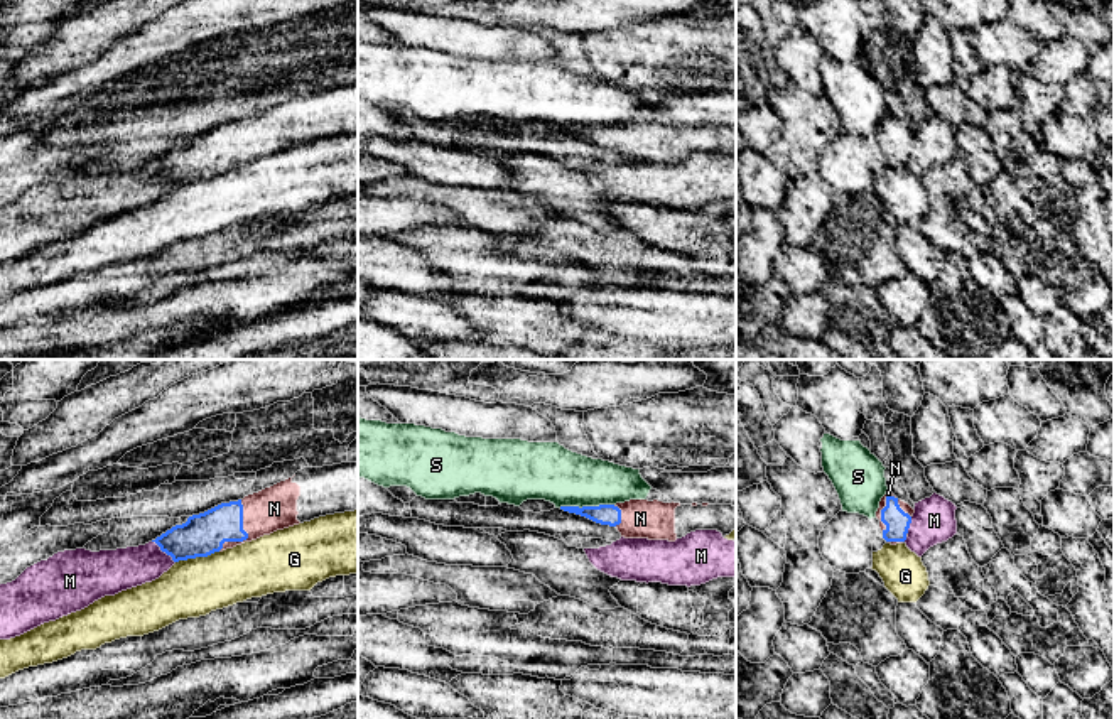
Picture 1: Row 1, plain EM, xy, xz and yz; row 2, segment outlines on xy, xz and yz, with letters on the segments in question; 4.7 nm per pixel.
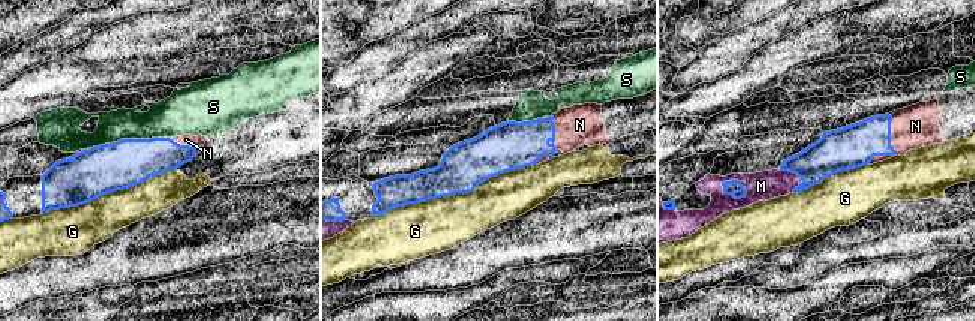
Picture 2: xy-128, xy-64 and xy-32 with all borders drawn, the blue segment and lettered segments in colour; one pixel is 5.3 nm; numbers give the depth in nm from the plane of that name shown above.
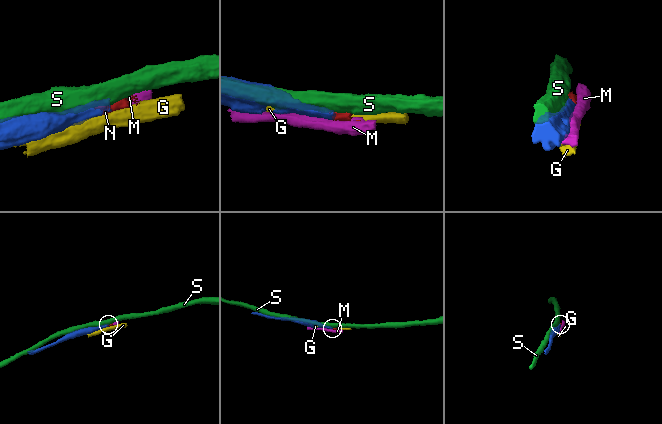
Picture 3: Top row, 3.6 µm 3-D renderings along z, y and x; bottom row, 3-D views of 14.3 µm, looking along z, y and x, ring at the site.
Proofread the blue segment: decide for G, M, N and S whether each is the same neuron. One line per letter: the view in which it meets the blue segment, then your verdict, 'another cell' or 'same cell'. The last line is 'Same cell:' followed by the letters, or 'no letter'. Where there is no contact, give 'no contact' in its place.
G: contact in xy; another cell
M: contact in xy; another cell
N: contact in xy; same cell
S: contact in xz; another cell
Same cell: N

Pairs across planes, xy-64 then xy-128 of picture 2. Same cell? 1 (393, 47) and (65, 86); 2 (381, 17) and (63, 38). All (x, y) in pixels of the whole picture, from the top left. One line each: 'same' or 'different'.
1: different
2: different

